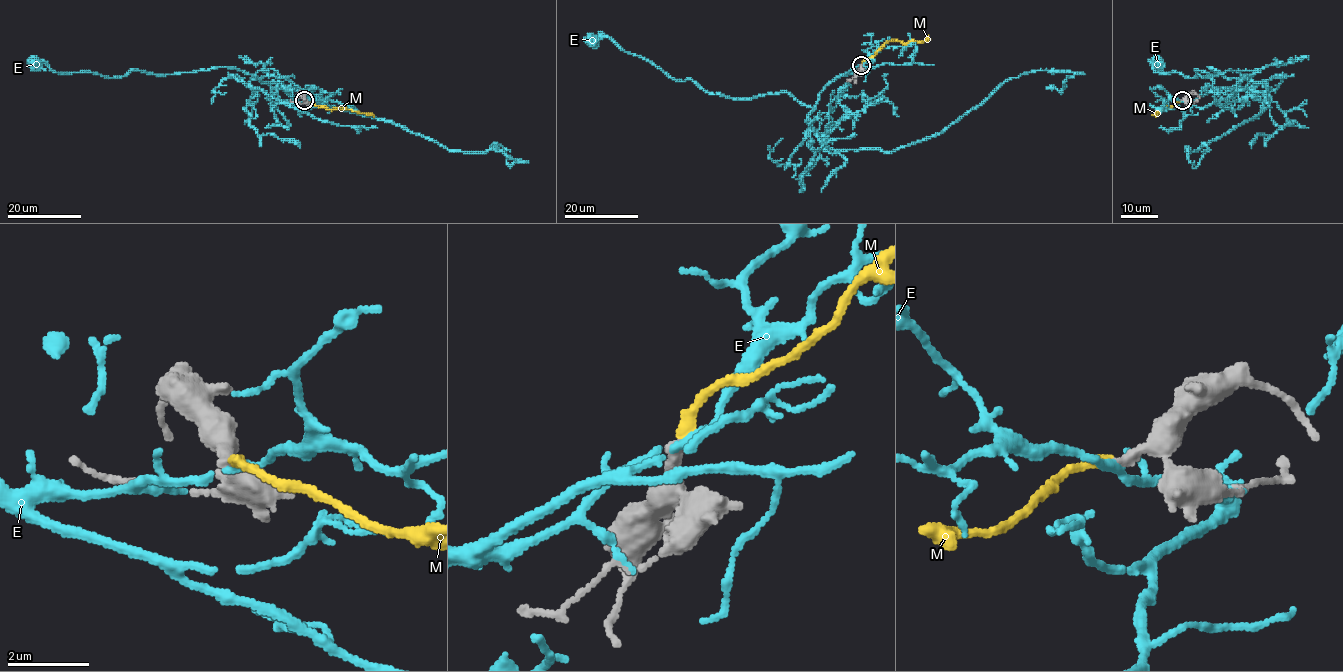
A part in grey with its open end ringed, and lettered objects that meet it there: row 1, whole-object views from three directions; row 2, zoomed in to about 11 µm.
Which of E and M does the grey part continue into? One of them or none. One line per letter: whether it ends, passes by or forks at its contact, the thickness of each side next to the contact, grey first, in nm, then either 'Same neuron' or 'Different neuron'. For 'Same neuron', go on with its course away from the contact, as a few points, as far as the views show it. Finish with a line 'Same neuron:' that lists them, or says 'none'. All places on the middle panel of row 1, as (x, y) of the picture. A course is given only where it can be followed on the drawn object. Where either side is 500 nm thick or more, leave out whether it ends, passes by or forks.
E: It passes by. Thickness 360 nm (grey) against 170 nm. Different neuron
M: It ends there. Thickness 280 nm (grey) against 260 nm. Different neuron
Same neuron: none

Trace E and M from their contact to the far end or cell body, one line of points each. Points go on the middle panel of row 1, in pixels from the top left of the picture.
E: (860, 66), (829, 82), (807, 121), (811, 108), (785, 92), (748, 98), (708, 94), (601, 34), (591, 40)
M: (861, 65), (890, 40), (905, 44), (910, 40), (929, 38)

